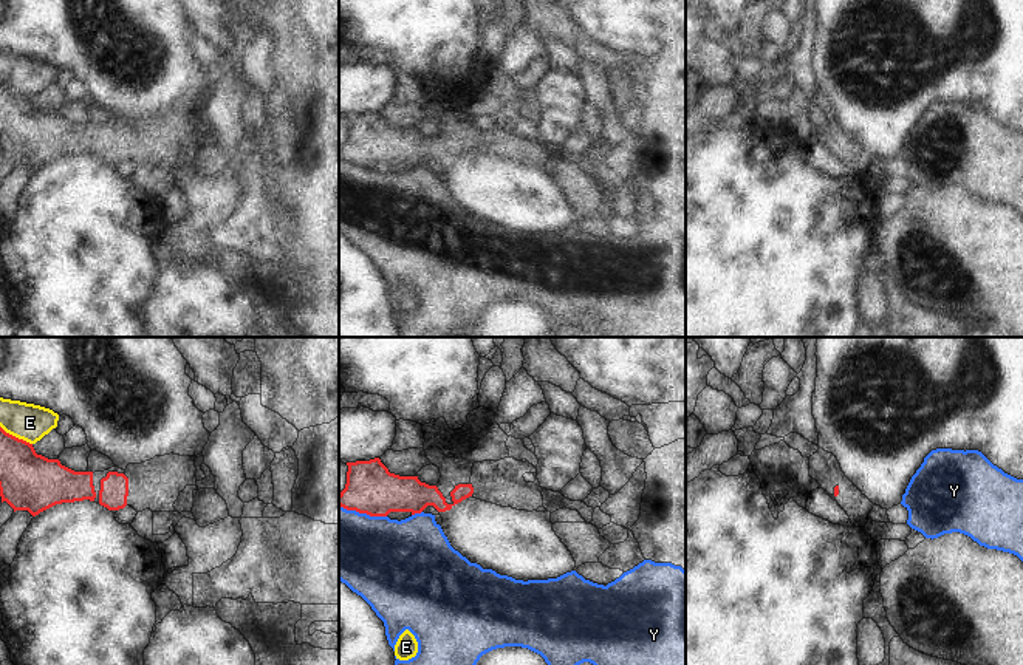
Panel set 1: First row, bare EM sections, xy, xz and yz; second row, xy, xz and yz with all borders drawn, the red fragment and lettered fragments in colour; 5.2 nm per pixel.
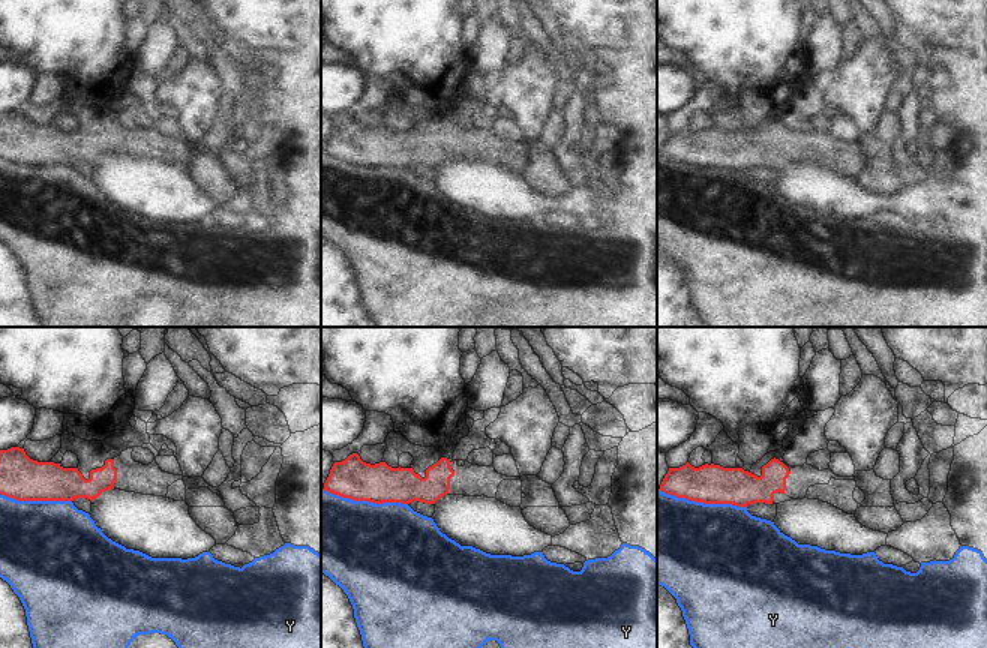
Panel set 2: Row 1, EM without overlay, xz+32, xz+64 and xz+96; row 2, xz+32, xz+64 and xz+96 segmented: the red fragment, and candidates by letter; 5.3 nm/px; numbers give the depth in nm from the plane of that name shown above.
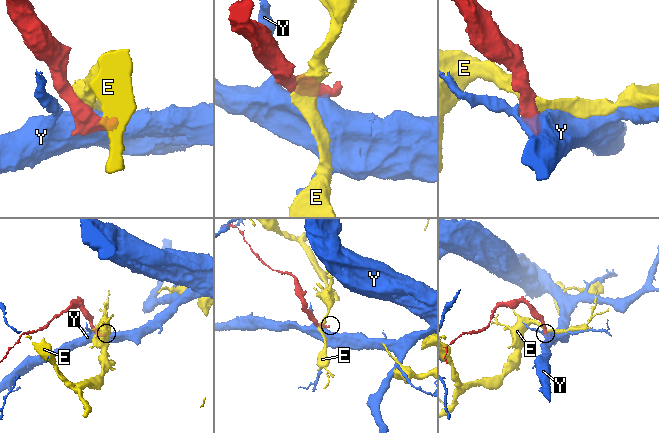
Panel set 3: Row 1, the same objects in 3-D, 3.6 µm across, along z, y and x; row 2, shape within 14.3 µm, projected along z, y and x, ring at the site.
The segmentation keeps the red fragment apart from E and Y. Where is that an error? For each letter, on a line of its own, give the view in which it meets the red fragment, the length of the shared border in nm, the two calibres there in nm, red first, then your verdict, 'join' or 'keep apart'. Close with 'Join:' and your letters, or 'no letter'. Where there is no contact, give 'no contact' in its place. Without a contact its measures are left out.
E: contact in xy; length 190 nm; calibres 300 and 190 nm; keep apart
Y: contact in xz; length 260 nm; calibres 260 and 420 nm; keep apart
Join: no letter

